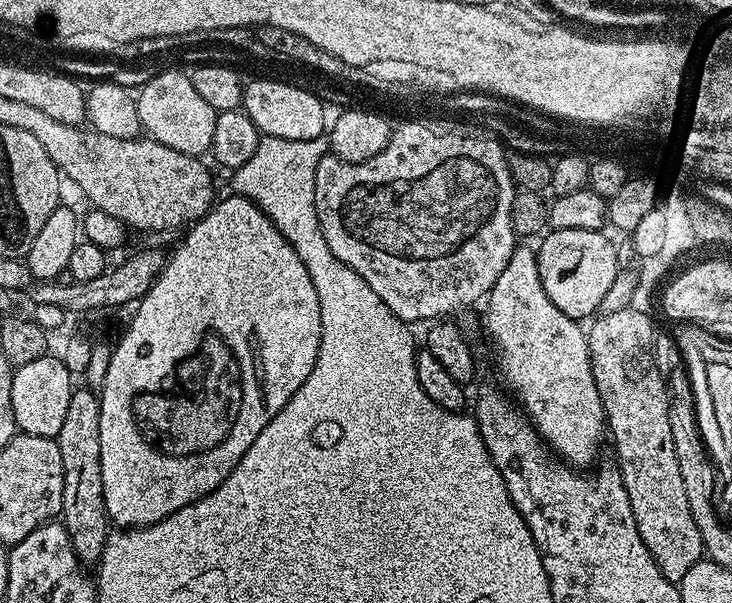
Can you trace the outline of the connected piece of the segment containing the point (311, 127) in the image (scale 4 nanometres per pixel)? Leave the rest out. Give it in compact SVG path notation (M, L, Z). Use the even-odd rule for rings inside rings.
M248 80L244 85L242 110L254 122L254 126L264 136L290 138L291 140L313 140L325 135L325 101L319 95L307 92L296 84L284 80Z

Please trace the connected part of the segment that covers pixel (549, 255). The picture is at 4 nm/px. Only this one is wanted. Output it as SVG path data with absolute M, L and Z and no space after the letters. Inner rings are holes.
M557 228L549 231L536 248L542 290L546 290L550 302L554 302L554 306L558 306L558 310L562 310L562 314L571 320L584 322L595 317L599 313L602 298L606 298L606 290L610 290L610 285L614 283L617 245L604 235L603 231Z

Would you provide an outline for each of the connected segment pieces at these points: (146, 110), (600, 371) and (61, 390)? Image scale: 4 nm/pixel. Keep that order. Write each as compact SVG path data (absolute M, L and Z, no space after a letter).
M187 71L160 72L150 77L140 92L135 93L135 98L140 127L151 139L187 156L200 158L211 153L217 111L194 90L194 82Z
M629 306L614 310L614 314L597 315L587 325L586 331L594 382L606 417L606 432L610 444L612 440L616 447L615 463L630 498L630 510L634 510L634 522L638 522L638 534L642 534L646 550L650 550L654 562L658 562L658 570L662 570L671 584L679 585L680 580L686 578L686 570L701 560L705 550L698 522L694 522L694 514L690 514L682 470L678 470L678 454L674 454L674 434L670 434L670 388L665 373L656 365L657 329L652 328L652 320L646 313L639 312L636 306Z
M45 354L34 358L34 362L26 362L26 366L15 369L14 390L14 418L17 429L26 436L56 437L65 421L66 410L69 409L70 398L74 391L74 376L66 368L60 358L52 354Z

